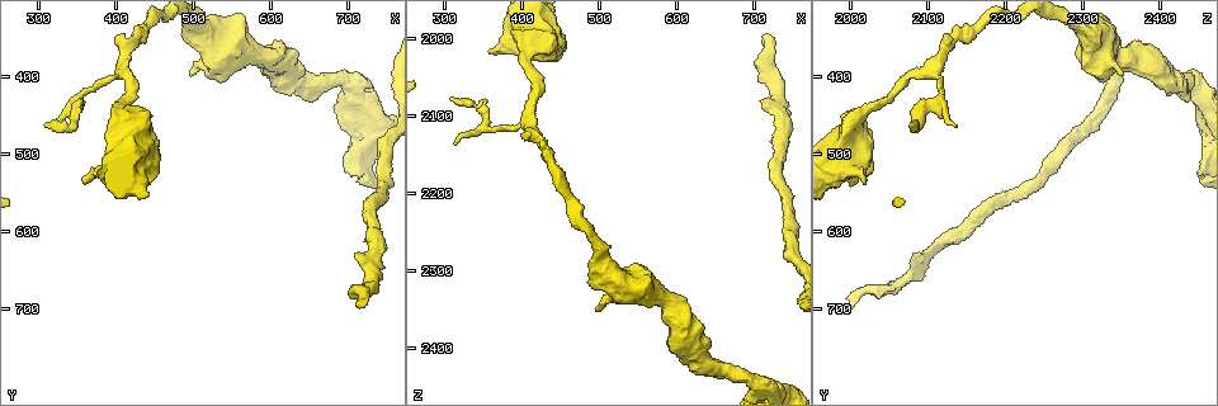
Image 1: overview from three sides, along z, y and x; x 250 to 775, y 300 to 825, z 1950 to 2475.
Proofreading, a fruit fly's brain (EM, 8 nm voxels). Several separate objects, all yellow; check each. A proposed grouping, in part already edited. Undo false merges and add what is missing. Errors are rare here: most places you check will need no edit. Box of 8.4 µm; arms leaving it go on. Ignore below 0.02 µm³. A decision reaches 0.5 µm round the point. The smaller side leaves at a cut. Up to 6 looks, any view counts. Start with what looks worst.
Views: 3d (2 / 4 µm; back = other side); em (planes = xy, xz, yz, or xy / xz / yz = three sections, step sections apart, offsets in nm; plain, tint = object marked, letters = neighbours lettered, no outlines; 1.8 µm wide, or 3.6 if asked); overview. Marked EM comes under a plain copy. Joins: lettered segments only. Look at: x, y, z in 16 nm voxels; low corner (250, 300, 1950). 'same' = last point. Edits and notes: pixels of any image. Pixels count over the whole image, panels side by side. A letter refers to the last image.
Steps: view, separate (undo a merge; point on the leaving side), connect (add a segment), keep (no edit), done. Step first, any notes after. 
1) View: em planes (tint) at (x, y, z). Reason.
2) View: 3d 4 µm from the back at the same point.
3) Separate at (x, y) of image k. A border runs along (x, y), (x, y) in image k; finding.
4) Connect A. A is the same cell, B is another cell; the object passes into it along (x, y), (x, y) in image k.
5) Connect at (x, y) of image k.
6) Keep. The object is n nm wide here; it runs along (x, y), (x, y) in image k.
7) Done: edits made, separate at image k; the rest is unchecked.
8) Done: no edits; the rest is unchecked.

View: 3d 4 µm at (715, 700, 2000). End of a long branch.

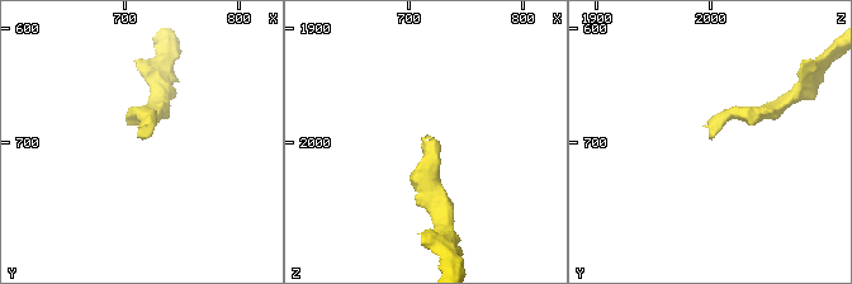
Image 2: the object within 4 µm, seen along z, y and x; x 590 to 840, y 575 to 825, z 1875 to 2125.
View: em xy step 8 (tint) at (718, 696, 1998). Shape alone is not enough.

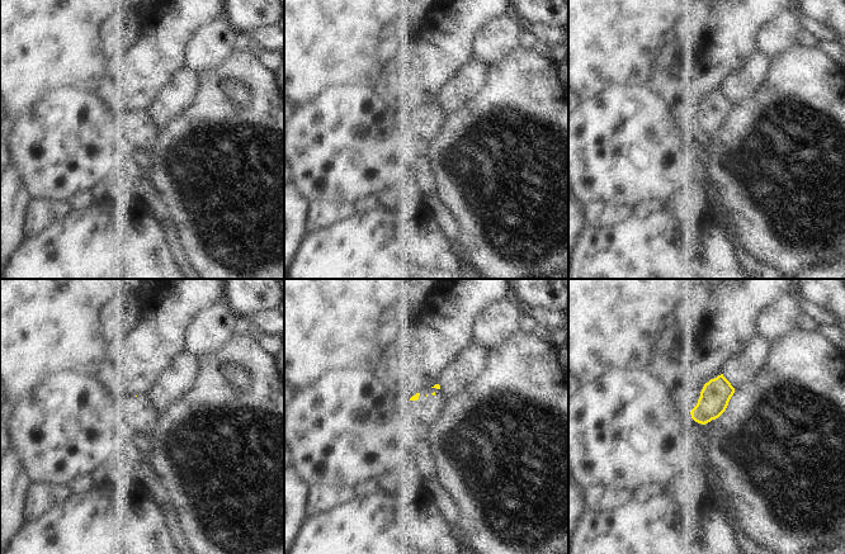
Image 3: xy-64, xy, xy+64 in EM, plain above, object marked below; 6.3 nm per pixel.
View: em planes (letters) at the same point. Cut it another way.

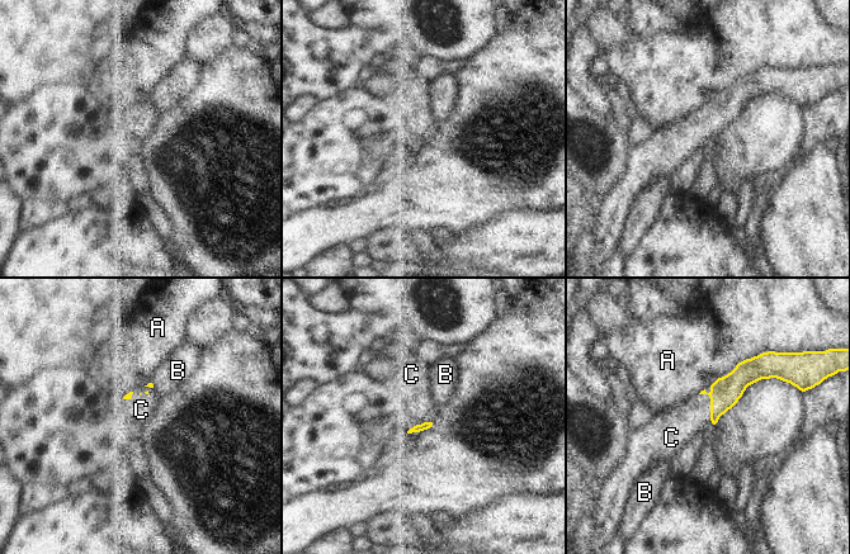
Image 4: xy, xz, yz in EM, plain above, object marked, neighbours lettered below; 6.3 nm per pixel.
Connect C. C is the same cell, A and B are other cells; the object passes into it along (725, 392), (711, 406), (679, 429) in image 4; the cell continues.

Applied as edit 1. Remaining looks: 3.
View: overview.

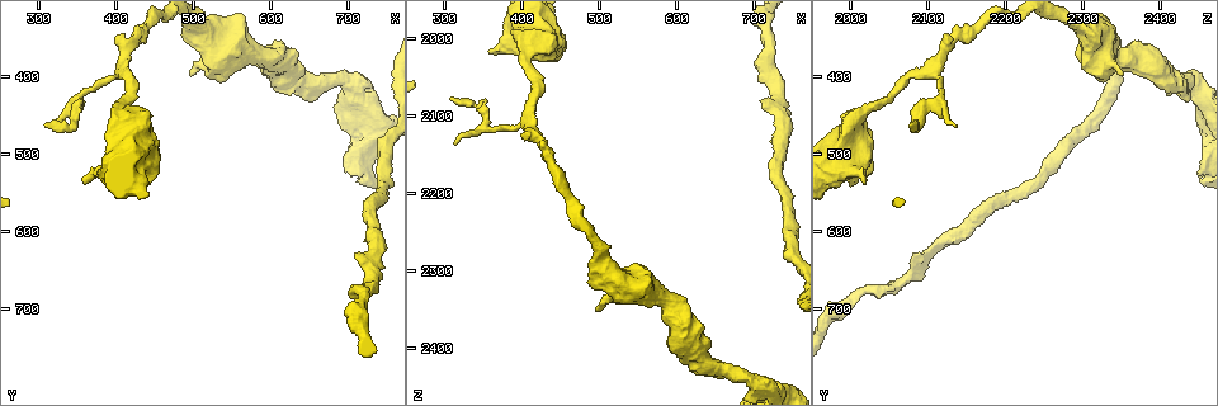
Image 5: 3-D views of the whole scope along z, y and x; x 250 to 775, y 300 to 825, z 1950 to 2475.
View: em planes (tint) at (305, 465, 2080).

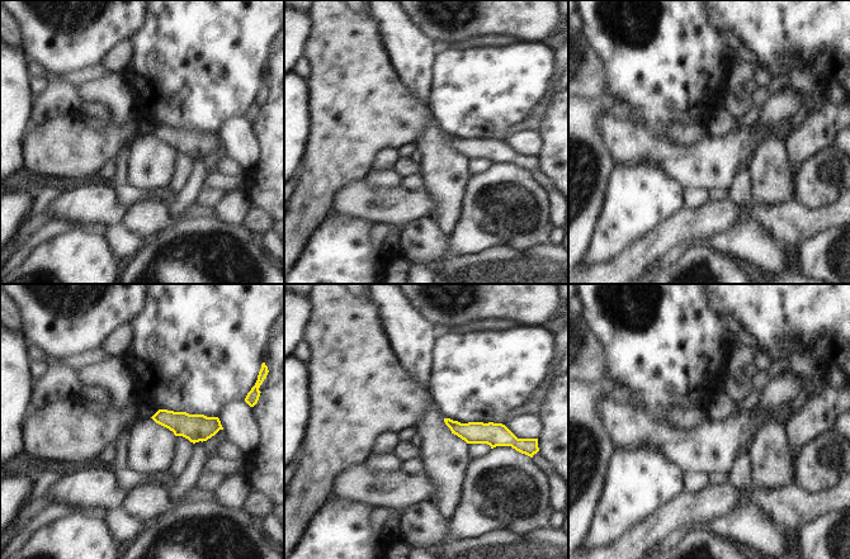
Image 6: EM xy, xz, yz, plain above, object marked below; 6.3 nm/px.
View: em planes (letters) at the same point. See the neighbours.

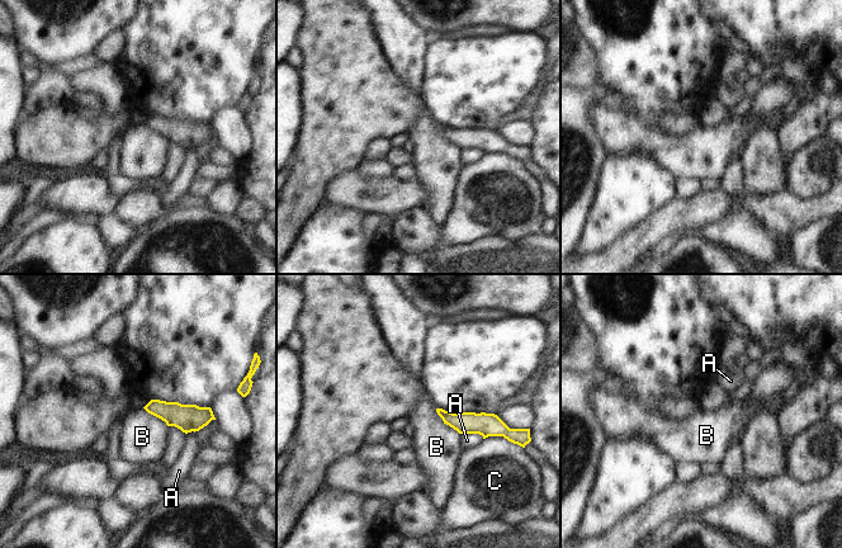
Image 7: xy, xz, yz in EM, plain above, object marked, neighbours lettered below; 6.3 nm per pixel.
Keep. A, B and C are other cells; a border runs along (436, 407), (436, 414), (459, 434) in image 7; none of them fits.

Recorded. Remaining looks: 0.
Done: edits made, connect at image 4; the rest is unchecked.

